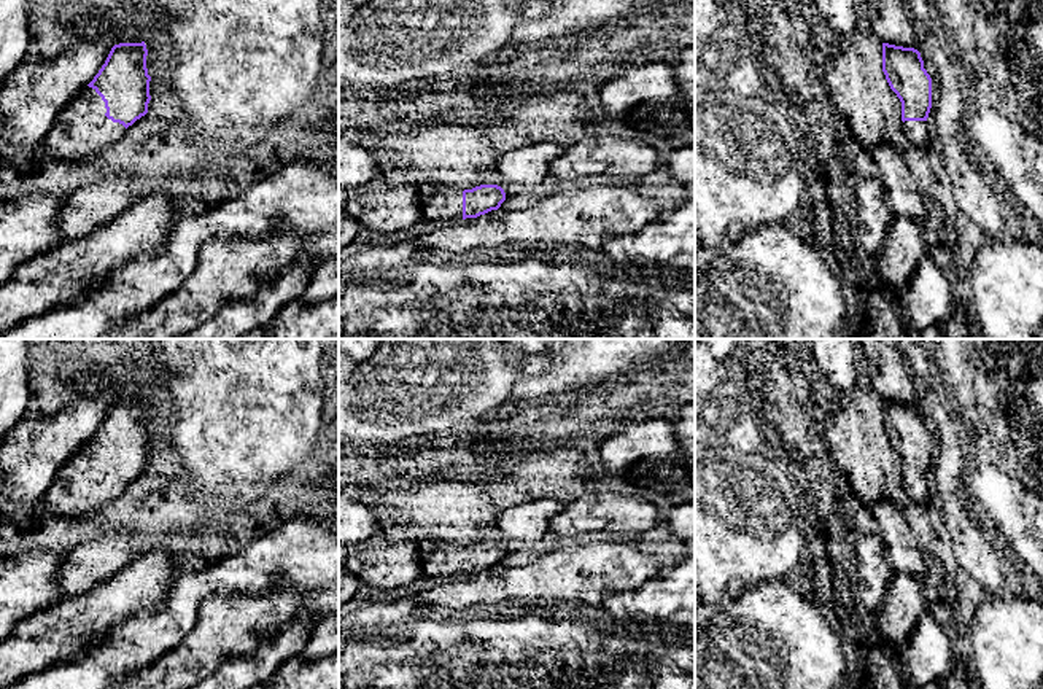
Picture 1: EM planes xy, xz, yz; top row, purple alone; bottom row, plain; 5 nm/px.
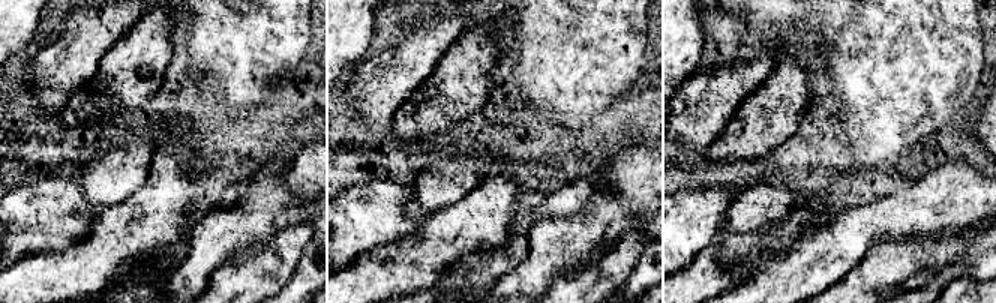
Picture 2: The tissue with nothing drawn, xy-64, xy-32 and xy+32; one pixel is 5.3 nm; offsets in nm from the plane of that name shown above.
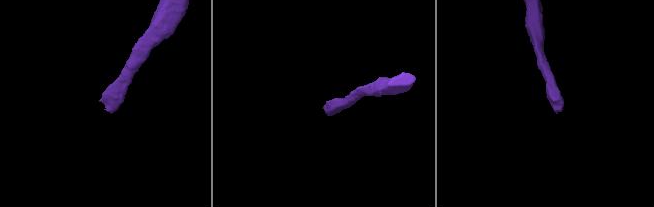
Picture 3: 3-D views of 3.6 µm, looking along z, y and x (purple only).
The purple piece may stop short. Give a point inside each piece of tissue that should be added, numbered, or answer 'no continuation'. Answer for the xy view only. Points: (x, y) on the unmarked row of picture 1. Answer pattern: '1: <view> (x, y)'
1: xy (81, 487)

